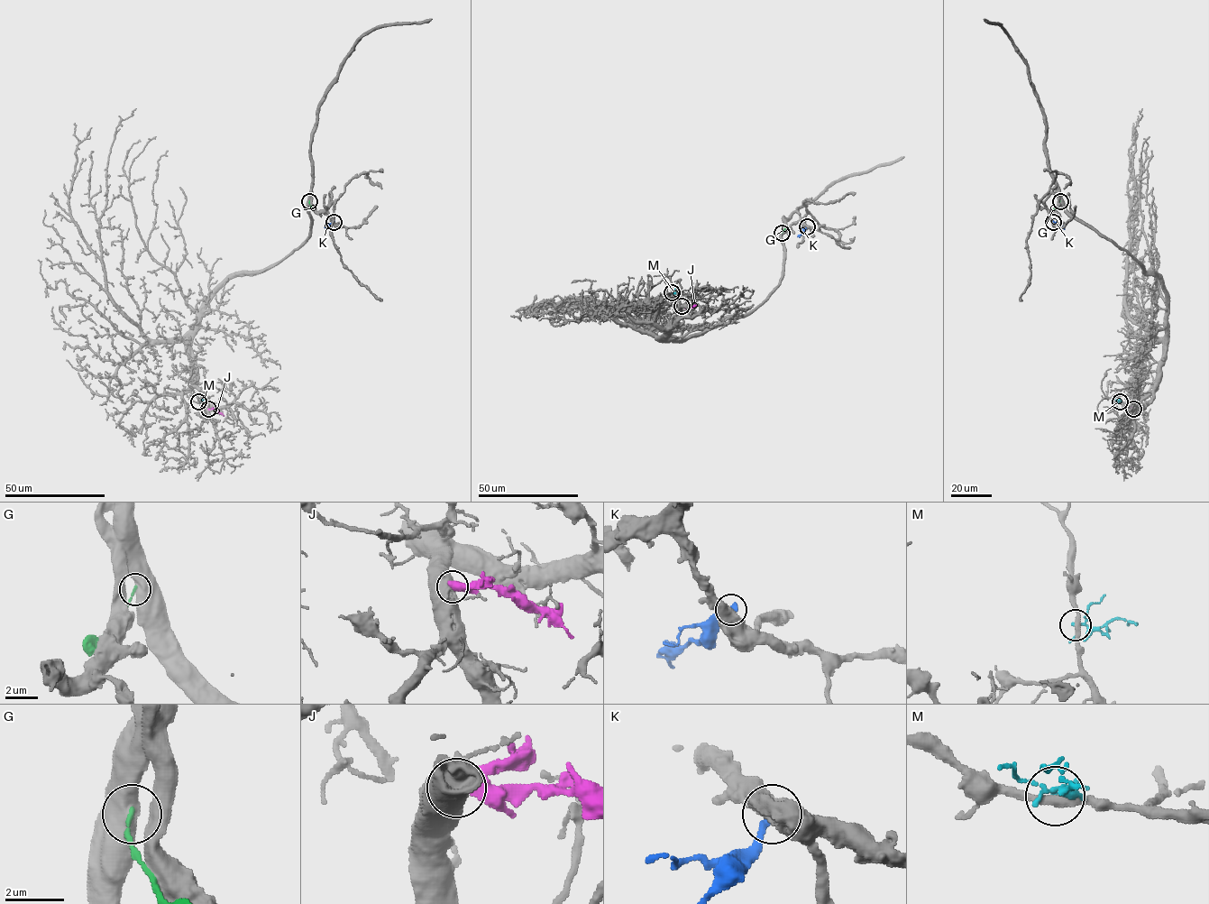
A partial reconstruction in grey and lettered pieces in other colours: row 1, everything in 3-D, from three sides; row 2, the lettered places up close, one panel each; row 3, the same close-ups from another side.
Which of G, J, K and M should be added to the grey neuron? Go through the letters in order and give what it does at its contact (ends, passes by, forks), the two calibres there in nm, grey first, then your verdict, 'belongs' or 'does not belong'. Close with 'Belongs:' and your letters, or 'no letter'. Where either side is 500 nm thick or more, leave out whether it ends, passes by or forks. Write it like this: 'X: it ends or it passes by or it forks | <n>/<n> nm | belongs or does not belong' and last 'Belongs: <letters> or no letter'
G: 750/140 nm | does not belong
J: 500/440 nm | does not belong
K: 550/320 nm | does not belong
M: it forks | 300/120 nm | does not belong
Belongs: no letter

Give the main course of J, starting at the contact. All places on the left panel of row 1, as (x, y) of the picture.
J: (208, 410), (215, 410), (224, 415)

